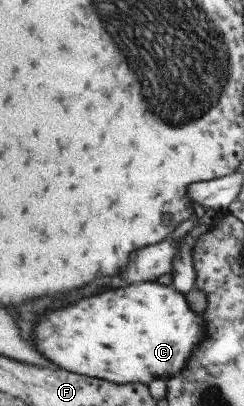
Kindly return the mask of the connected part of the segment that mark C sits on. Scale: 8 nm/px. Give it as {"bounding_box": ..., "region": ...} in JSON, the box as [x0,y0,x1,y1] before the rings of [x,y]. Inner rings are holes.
{"bounding_box":[37,282,203,386],"region":[[[145,282],[119,290],[107,290],[45,314],[37,326],[37,338],[39,350],[65,370],[125,385],[143,383],[150,386],[157,379],[172,379],[184,371],[183,366],[189,364],[187,358],[203,338],[203,320],[187,306],[184,293],[175,292],[173,288],[157,282]]]}

